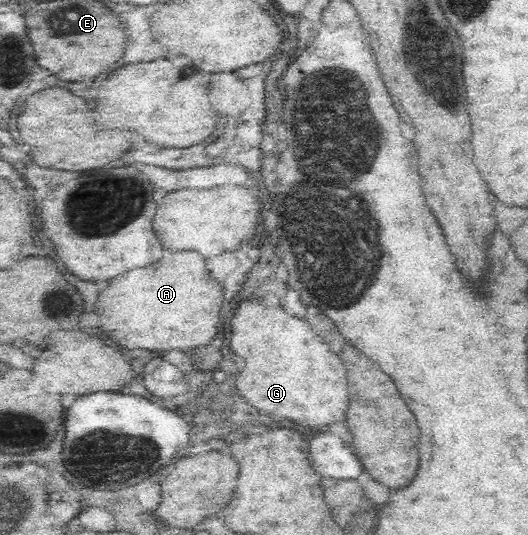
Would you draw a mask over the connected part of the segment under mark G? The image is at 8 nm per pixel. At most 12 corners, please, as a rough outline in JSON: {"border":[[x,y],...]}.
{"border":[[245,301],[239,405],[309,429],[347,421],[343,361],[307,321]]}

